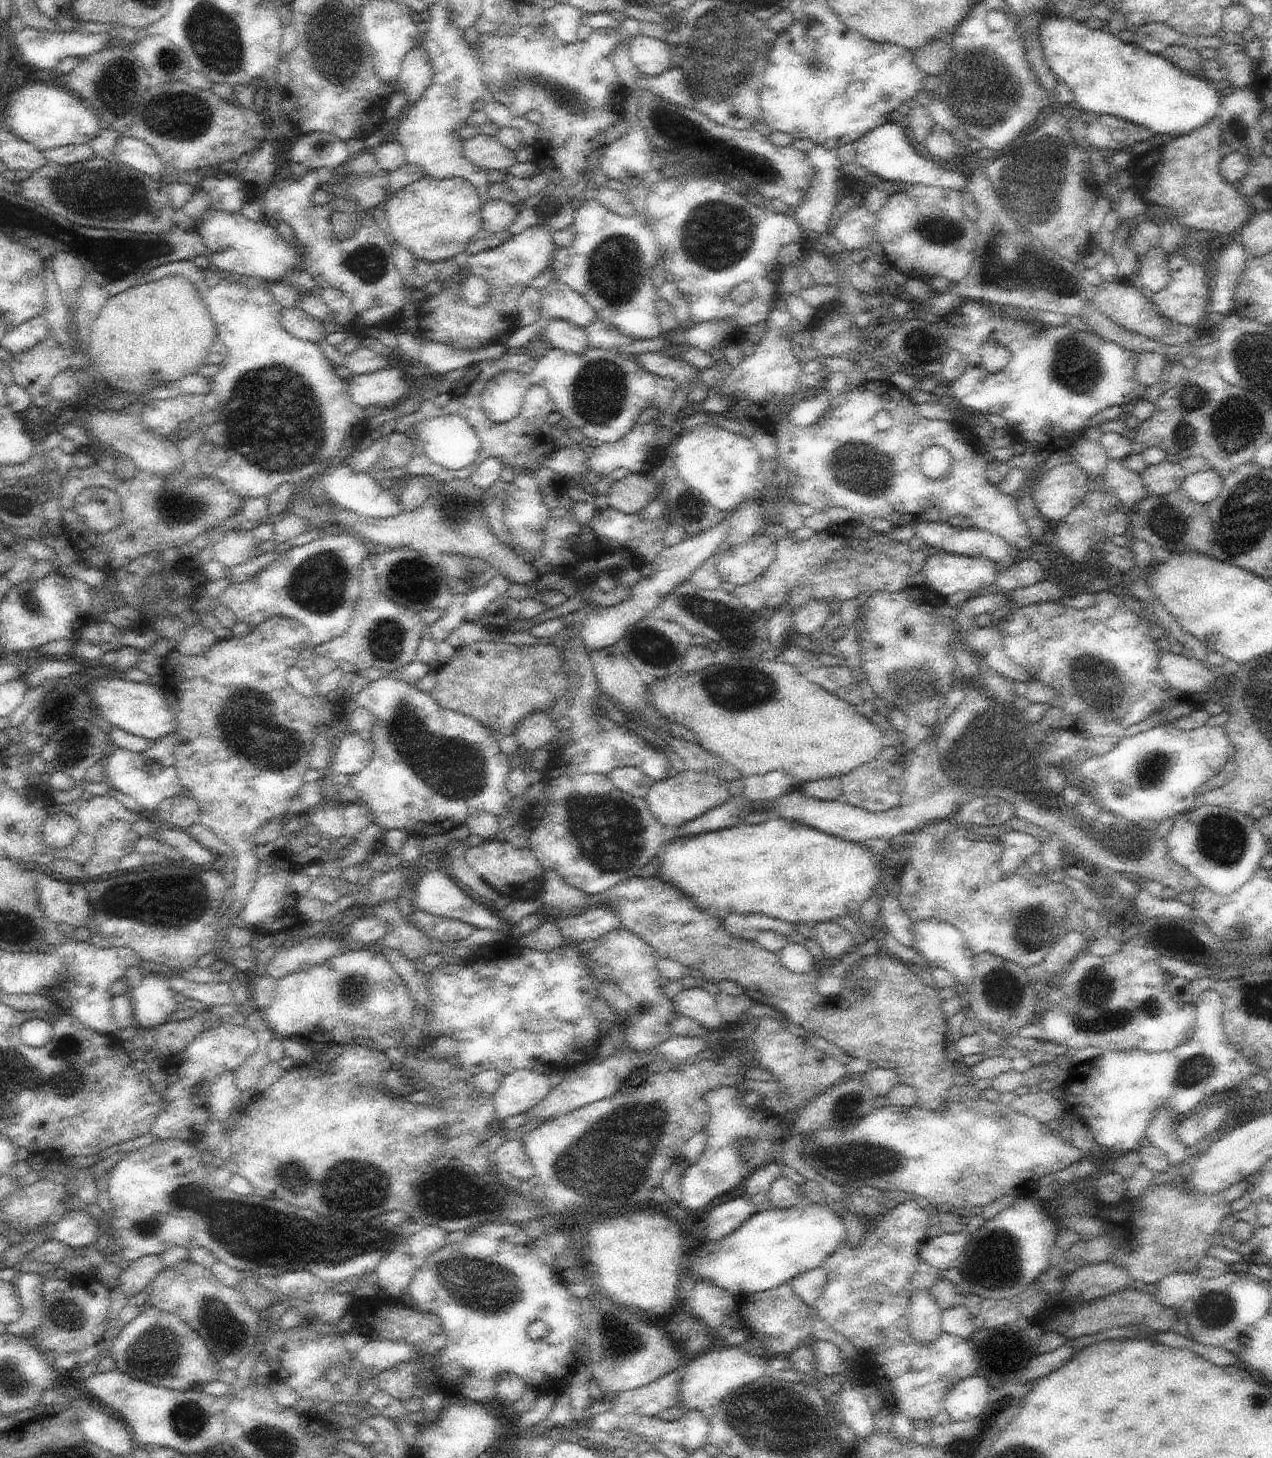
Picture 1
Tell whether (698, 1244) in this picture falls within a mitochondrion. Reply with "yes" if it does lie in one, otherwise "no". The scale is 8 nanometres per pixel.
no

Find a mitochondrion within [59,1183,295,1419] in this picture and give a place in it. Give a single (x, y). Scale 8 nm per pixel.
(224, 1332)

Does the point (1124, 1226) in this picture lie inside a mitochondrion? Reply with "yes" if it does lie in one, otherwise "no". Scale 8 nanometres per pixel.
no

